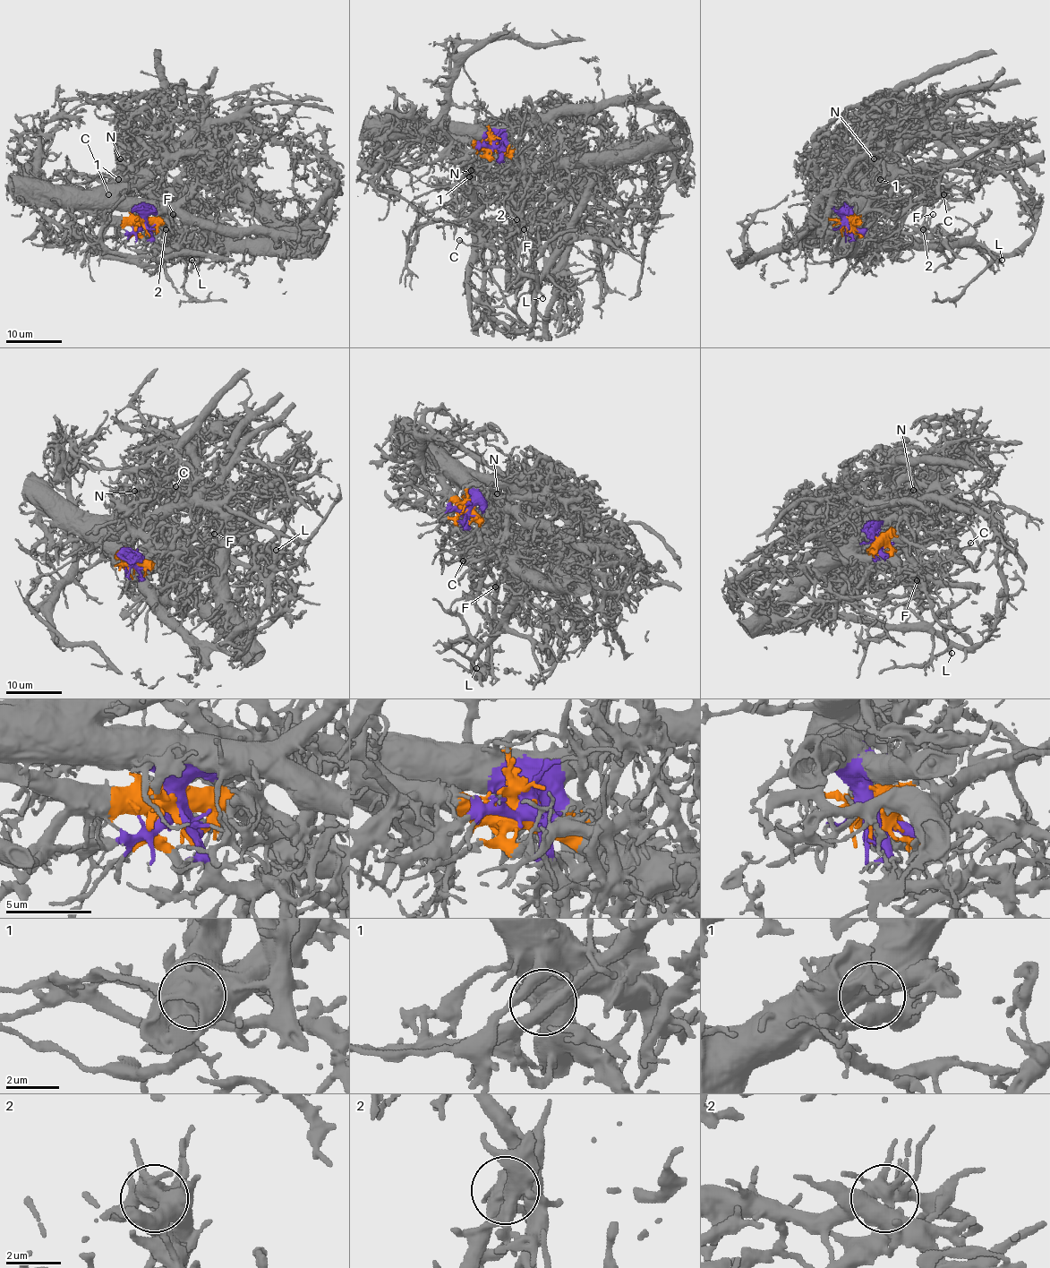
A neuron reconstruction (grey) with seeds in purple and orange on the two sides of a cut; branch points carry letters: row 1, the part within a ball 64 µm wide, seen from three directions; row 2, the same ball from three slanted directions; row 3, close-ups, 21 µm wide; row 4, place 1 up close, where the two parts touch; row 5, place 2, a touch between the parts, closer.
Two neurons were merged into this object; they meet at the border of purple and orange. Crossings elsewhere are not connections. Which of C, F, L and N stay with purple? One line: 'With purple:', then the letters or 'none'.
With purple: C, F, N

